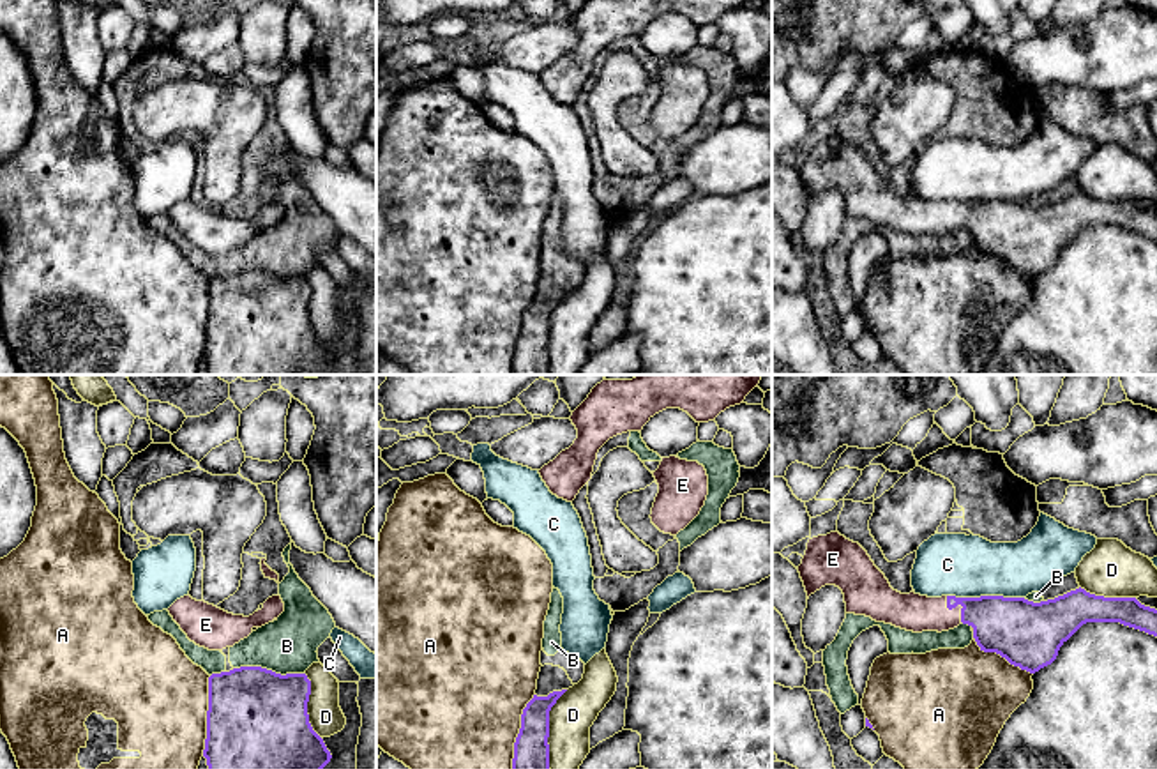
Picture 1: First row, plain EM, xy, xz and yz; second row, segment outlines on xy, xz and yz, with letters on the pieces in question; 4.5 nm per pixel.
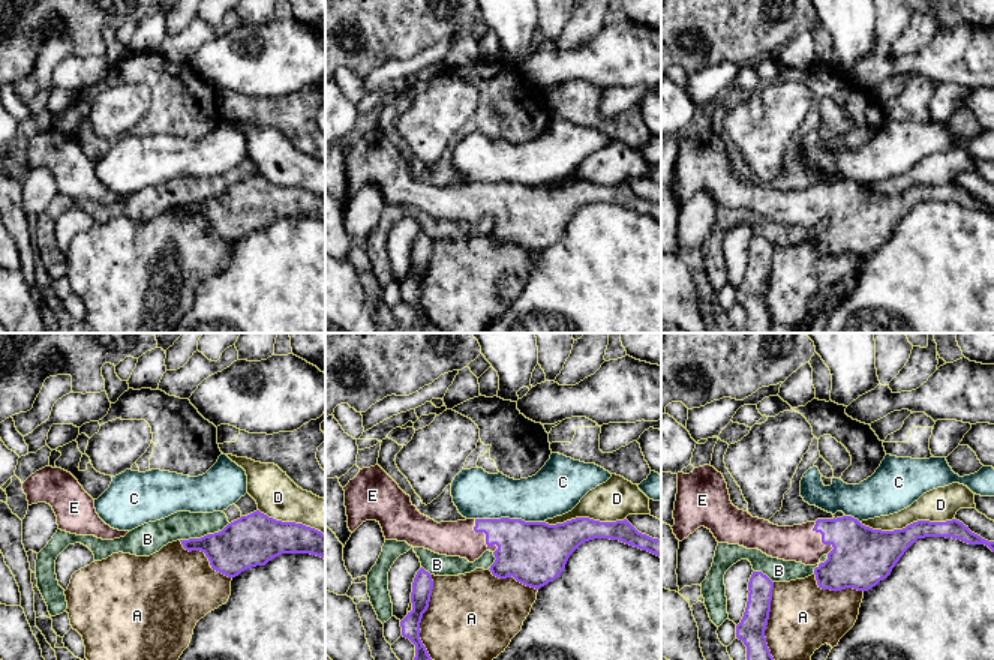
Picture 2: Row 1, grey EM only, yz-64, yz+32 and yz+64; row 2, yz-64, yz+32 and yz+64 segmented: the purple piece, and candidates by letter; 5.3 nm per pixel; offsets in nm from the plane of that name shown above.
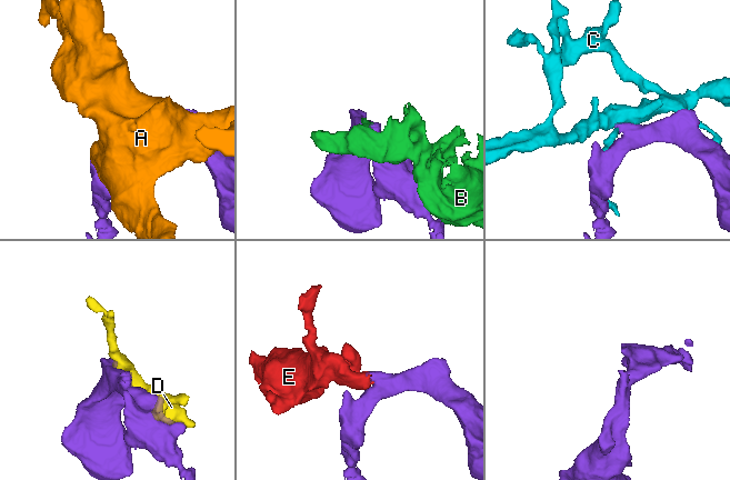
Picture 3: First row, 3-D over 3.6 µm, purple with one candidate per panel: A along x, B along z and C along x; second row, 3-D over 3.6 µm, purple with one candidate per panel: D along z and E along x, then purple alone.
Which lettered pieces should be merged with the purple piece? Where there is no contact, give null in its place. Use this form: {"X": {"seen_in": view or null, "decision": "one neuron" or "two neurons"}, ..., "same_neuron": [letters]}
{"A": {"seen_in": "xy", "decision": "two neurons"}, "B": {"seen_in": "xy", "decision": "two neurons"}, "C": {"seen_in": "yz", "decision": "two neurons"}, "D": {"seen_in": "xz", "decision": "two neurons"}, "E": {"seen_in": "yz", "decision": "one neuron"}, "same_neuron": ["E"]}

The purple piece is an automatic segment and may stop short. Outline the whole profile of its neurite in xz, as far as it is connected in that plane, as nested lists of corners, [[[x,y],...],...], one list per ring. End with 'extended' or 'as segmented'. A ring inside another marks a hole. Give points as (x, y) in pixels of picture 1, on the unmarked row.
[[[553,295],[526,308],[521,318],[521,332],[514,346],[512,375],[551,375],[549,373],[549,315],[565,297]]] | as segmented

